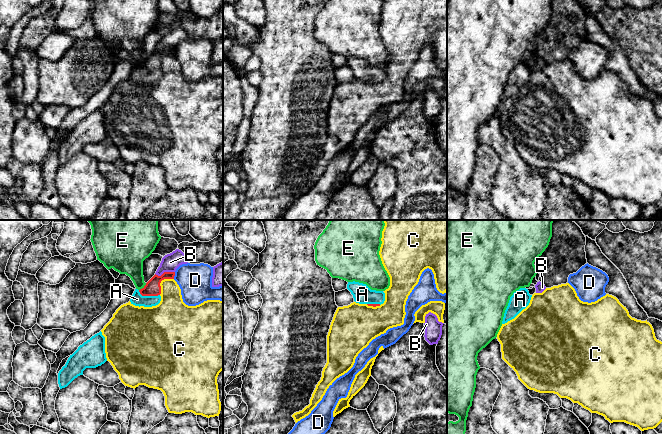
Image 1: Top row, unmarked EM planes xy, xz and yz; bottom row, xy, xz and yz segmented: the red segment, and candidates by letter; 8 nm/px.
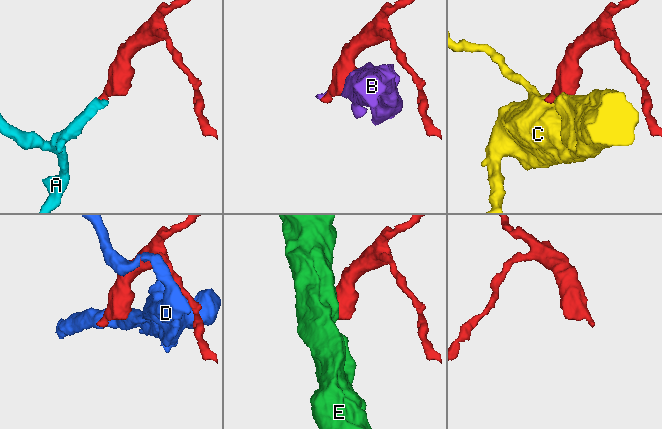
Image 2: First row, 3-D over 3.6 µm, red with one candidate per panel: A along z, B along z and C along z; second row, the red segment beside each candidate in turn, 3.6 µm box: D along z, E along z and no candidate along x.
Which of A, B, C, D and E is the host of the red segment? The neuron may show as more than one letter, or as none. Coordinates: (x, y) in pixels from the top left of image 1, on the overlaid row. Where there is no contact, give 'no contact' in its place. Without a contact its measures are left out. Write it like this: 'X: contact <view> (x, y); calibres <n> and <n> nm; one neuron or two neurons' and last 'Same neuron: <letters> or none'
A: contact xy (148, 295); calibres 130 and 100 nm; one neuron
B: contact xy (164, 272); calibres 130 and 140 nm; two neurons
C: contact xy (160, 282); calibres 130 and 240 nm; two neurons
D: contact xy (174, 275); calibres 130 and 280 nm; two neurons
E: contact xy (142, 288); calibres 130 and 220 nm; two neurons
Same neuron: A

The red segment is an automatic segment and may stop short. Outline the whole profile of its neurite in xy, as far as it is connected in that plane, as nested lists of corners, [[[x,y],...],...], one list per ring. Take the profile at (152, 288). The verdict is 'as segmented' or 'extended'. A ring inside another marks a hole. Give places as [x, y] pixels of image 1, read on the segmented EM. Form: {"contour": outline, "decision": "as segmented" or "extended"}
{"contour": [[[164,272],[161,276],[155,274],[142,289],[135,289],[130,299],[131,304],[139,307],[158,305],[161,301],[161,281],[164,279],[174,279],[174,276],[175,272]]], "decision": "extended"}

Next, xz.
{"contour": [[[348,282],[347,289],[353,295],[354,301],[359,304],[367,304],[368,306],[380,306],[385,301],[385,293],[383,291],[371,290],[366,284],[359,282]]], "decision": "extended"}

